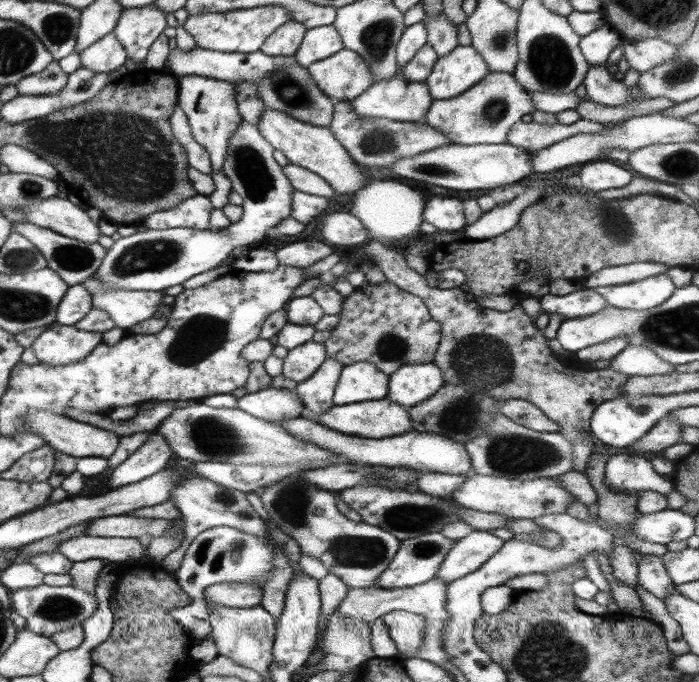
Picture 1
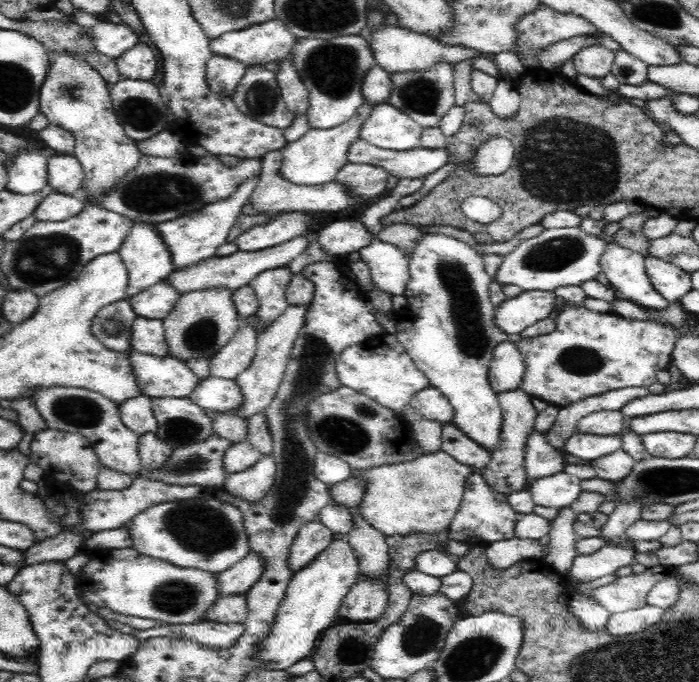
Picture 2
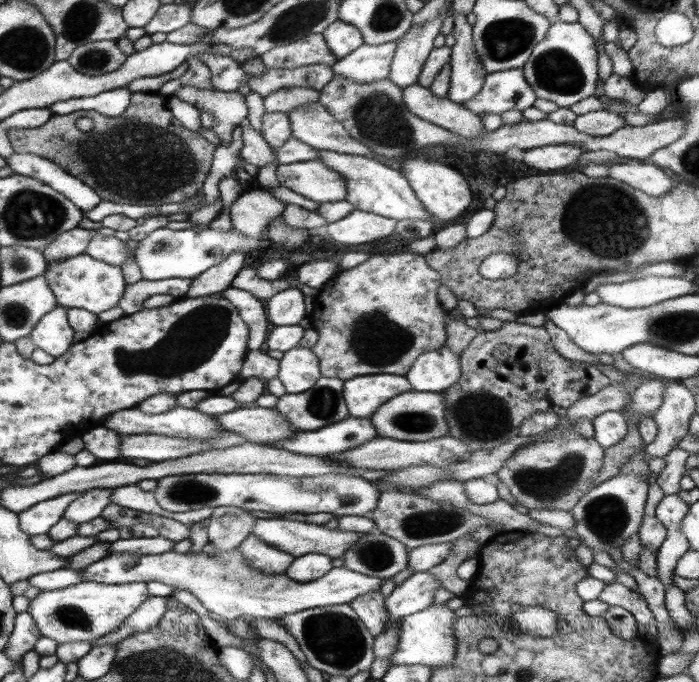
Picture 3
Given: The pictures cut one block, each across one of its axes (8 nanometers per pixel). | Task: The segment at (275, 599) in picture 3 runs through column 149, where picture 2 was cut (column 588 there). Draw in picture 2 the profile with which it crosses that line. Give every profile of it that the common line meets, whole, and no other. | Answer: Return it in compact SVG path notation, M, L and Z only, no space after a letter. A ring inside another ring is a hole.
M604 545L594 554L577 554L572 561L570 573L580 582L590 582L614 574L618 568L632 566L636 559L630 549Z

